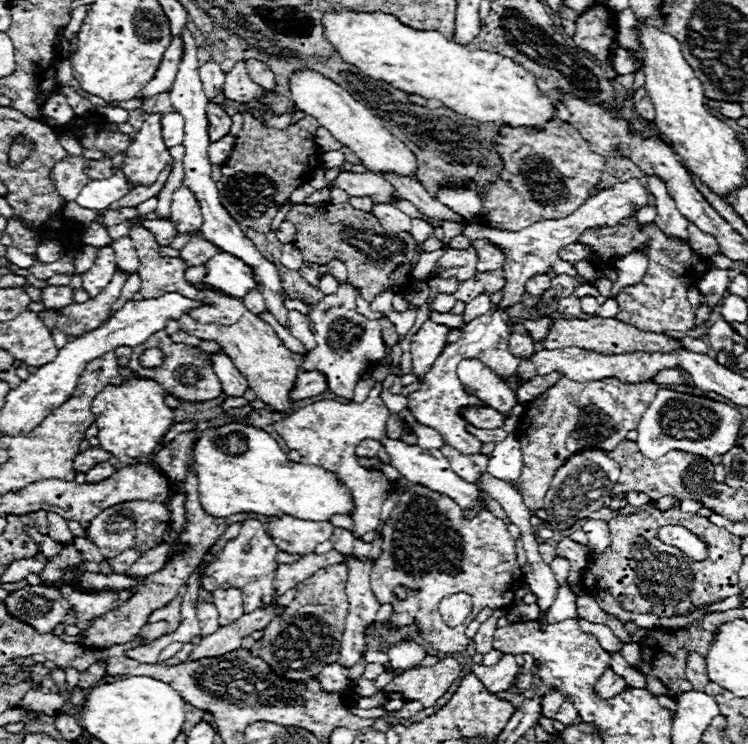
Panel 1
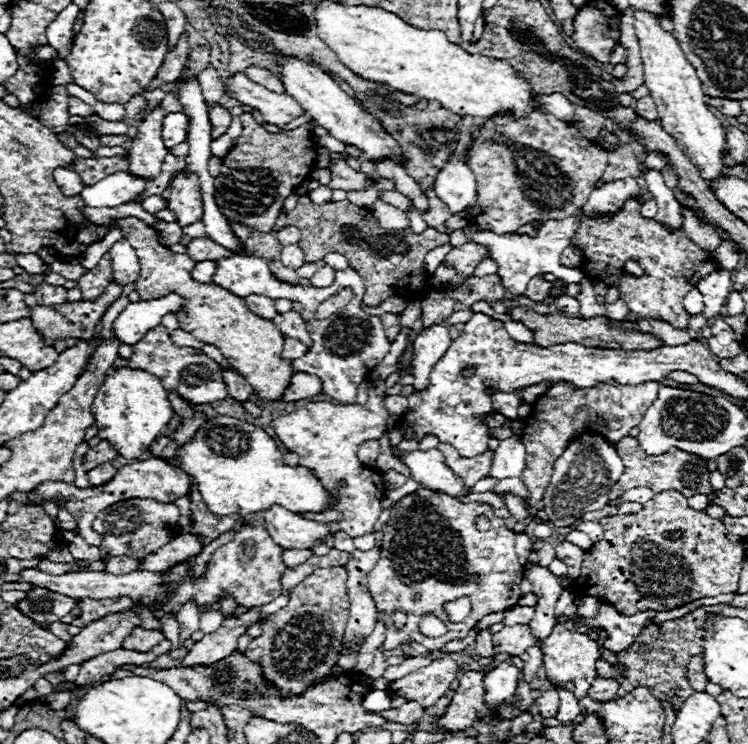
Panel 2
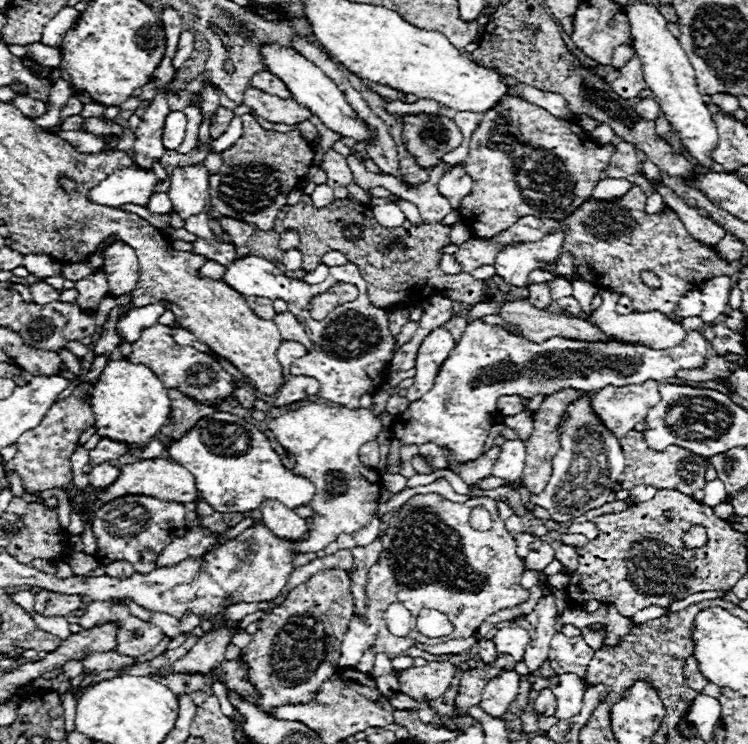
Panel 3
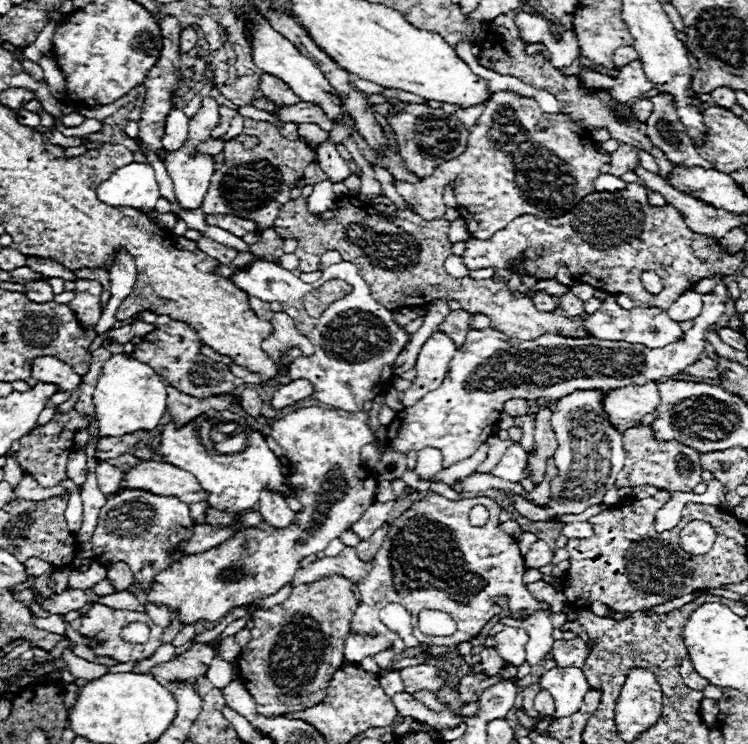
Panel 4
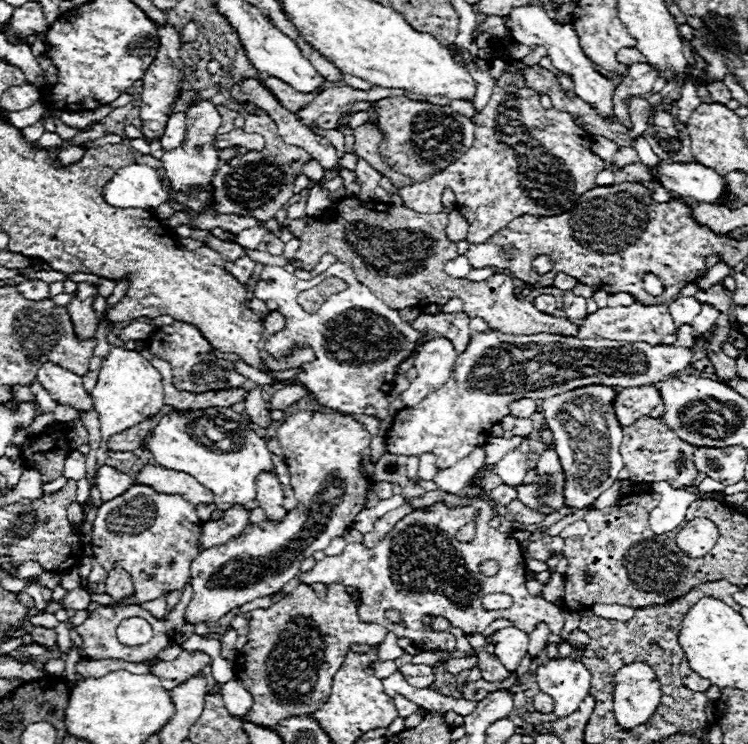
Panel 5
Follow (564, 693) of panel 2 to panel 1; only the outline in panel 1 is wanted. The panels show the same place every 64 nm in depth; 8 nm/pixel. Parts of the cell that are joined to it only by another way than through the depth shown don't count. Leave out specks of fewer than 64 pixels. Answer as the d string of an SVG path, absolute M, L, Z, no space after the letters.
M566 700L566 702L562 704L562 708L560 708L560 712L556 714L554 720L562 722L562 724L566 724L566 726L572 726L572 724L578 720L578 712L576 712L576 708L570 704L570 700Z

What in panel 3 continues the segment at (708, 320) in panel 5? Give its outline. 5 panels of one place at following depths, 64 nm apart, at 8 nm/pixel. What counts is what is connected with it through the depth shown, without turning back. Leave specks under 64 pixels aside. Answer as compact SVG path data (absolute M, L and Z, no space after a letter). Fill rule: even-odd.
M714 276L710 280L702 282L702 302L704 302L704 310L700 314L700 318L710 324L714 322L718 316L722 316L728 308L728 294L732 290L732 280L730 276ZM476 318L466 326L462 338L454 344L450 356L440 366L432 390L428 390L422 398L410 402L406 412L402 412L402 416L392 420L390 432L392 438L398 438L402 444L420 446L426 442L434 442L438 446L448 446L456 454L456 460L474 460L482 454L488 432L498 416L496 414L498 396L518 394L522 398L532 398L538 394L548 396L550 392L556 392L560 388L576 388L576 390L590 392L610 384L642 384L646 380L664 382L666 378L672 378L678 370L704 368L706 356L708 356L708 340L700 332L688 332L682 344L664 350L652 350L646 346L632 346L632 344L586 344L586 342L562 340L562 338L546 340L544 344L534 344L524 338L508 334L500 326L492 326L486 324L482 318Z

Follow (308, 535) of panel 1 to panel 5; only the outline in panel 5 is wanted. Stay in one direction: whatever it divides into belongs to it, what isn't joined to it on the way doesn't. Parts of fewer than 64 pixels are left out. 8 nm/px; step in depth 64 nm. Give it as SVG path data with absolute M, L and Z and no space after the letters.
M274 474L270 476L258 476L258 488L256 488L256 500L260 502L260 508L264 510L268 520L280 522L286 518L288 510L284 508L284 496L282 486Z

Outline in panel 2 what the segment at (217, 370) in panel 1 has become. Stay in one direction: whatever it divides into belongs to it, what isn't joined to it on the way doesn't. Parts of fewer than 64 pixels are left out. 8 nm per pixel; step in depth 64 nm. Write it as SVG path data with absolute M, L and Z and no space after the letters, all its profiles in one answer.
M222 368L222 380L226 384L226 390L228 390L228 396L234 398L234 400L248 400L248 396L254 392L252 386L232 368Z

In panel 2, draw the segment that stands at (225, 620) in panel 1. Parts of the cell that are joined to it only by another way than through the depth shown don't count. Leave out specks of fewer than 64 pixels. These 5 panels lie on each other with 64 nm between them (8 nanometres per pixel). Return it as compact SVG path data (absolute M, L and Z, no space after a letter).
M226 594L226 596L222 596L220 600L218 600L218 610L226 616L226 618L232 618L234 616L234 610L238 608L238 602L236 602L236 598L234 596L230 596L230 594Z

